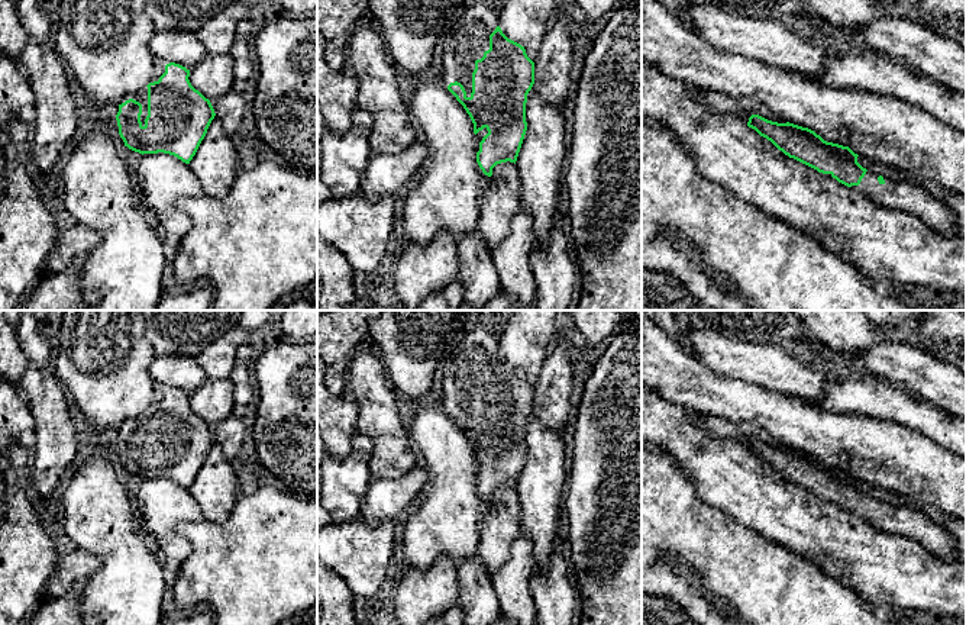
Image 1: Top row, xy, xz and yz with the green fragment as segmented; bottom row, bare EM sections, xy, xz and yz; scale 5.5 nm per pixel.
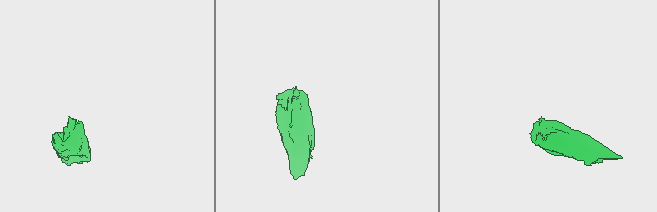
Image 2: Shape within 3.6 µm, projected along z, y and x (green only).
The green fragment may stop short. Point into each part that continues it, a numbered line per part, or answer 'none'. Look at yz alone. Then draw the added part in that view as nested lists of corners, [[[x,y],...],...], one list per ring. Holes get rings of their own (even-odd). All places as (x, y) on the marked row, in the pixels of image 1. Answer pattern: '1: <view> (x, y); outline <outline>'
1: yz (913, 199); outline [[[866,171],[860,184],[850,189],[857,190],[881,207],[896,209],[917,216],[943,238],[960,236],[954,213],[925,189],[886,175],[882,175],[885,183],[881,184],[878,177],[879,174]]]

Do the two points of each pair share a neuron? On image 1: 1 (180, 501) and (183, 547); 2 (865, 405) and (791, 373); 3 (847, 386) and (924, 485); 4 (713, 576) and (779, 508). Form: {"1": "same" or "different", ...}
{"1": "same", "2": "different", "3": "different", "4": "different"}

